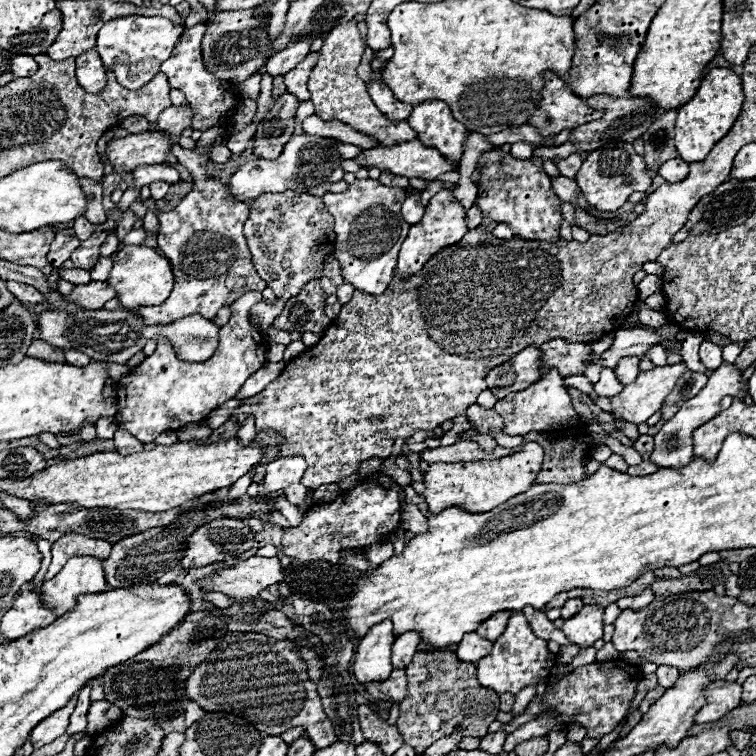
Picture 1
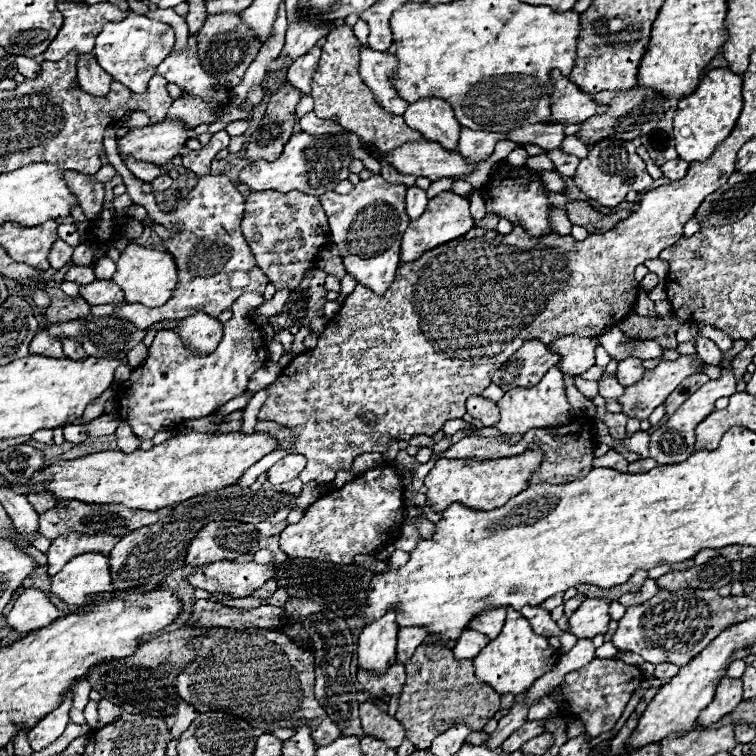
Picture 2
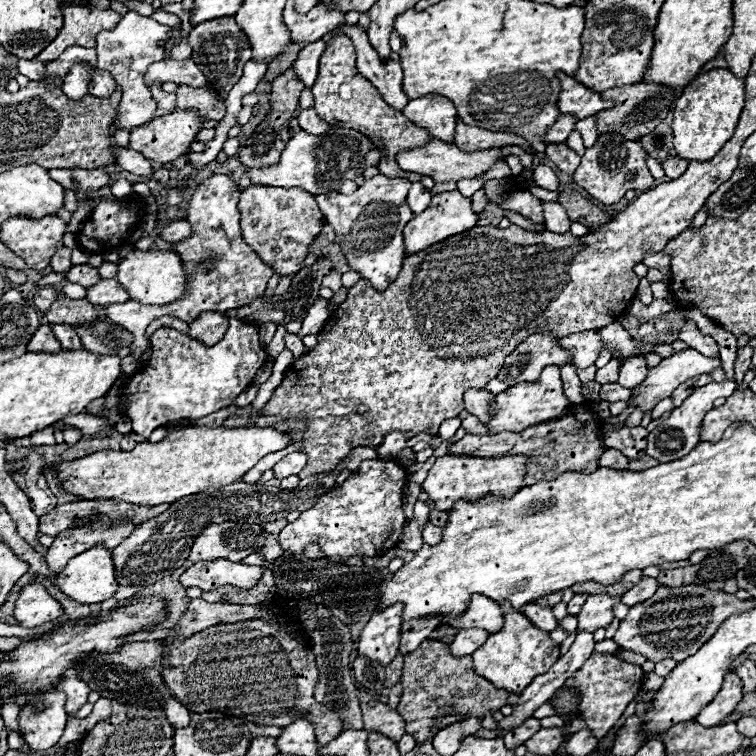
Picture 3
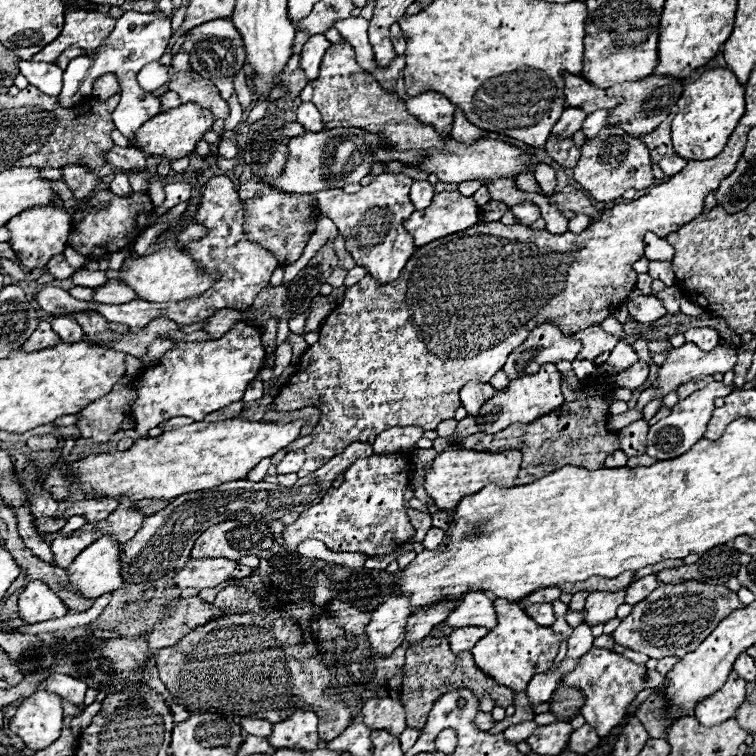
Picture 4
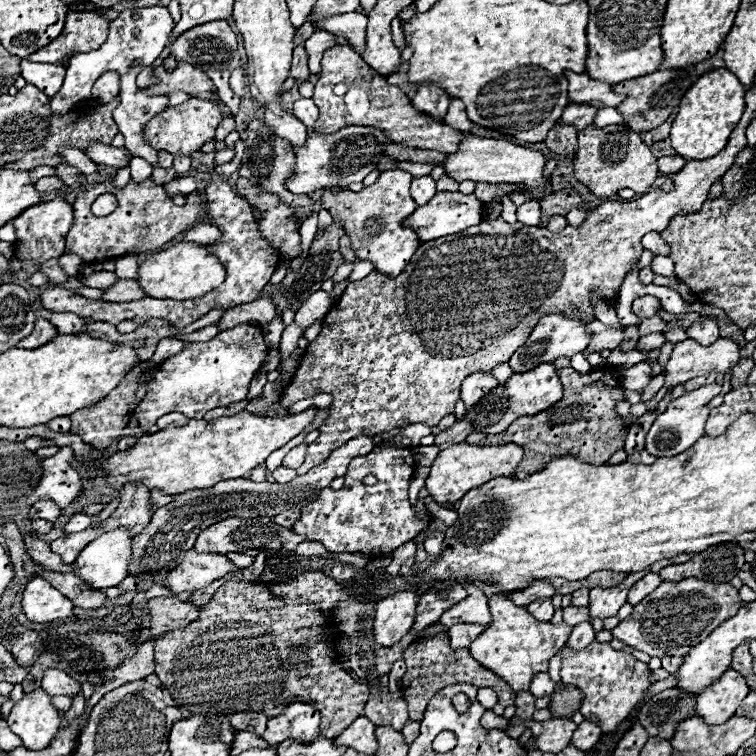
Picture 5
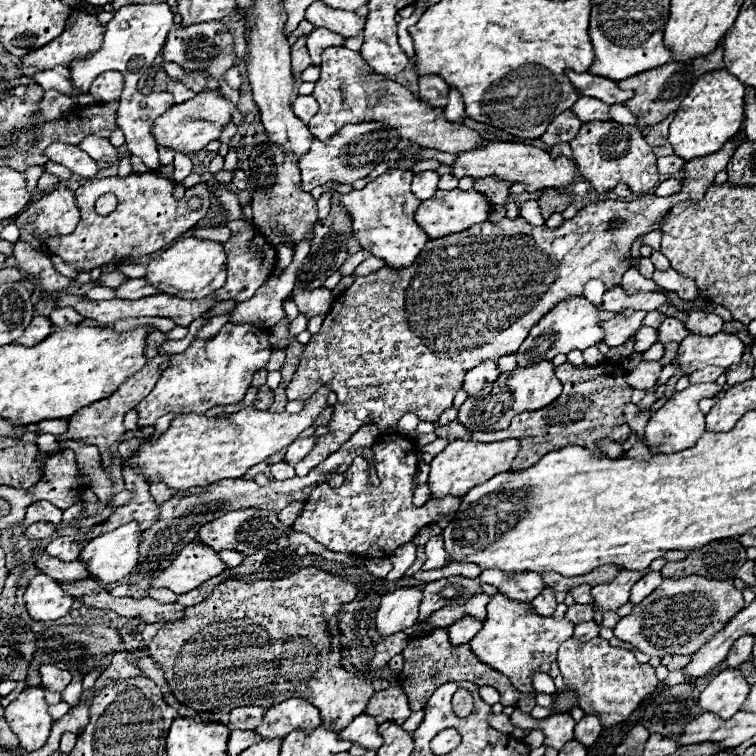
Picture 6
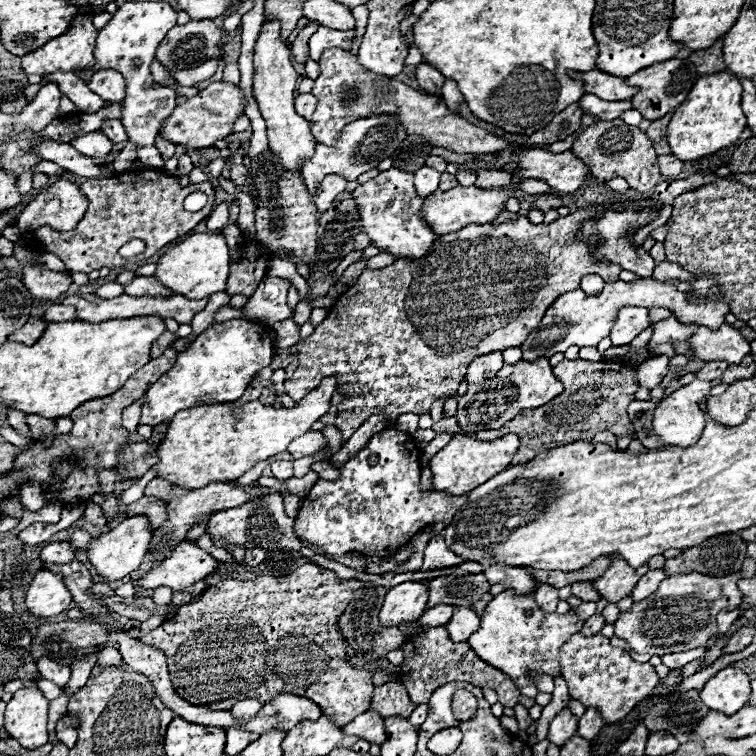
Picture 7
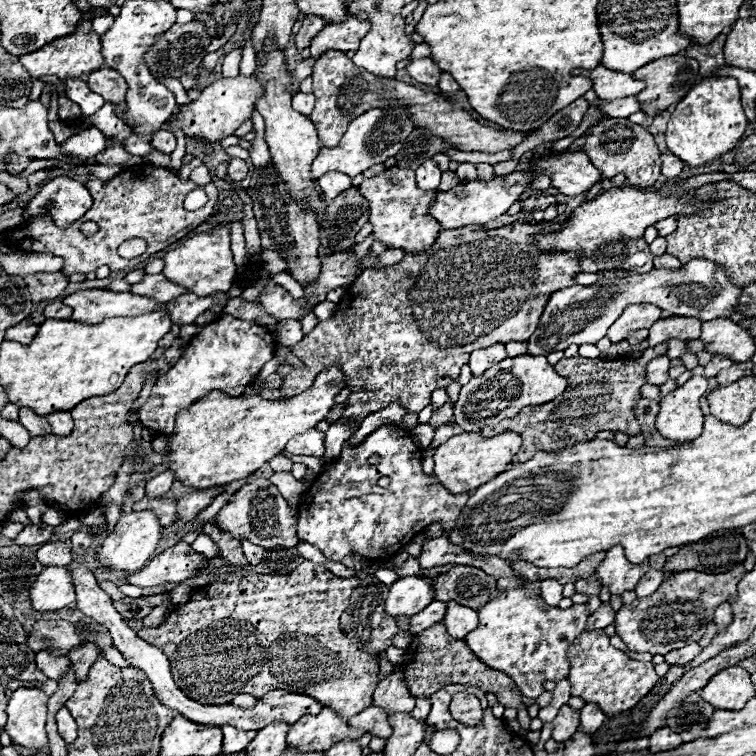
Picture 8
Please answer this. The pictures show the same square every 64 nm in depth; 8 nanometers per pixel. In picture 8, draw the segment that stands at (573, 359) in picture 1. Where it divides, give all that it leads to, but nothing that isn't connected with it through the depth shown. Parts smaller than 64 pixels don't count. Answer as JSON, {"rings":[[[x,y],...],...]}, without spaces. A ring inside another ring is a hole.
{"rings":[[[632,304],[632,306],[624,308],[622,316],[610,326],[606,336],[612,342],[626,340],[630,330],[650,328],[660,318],[660,314],[662,314],[662,310],[658,306],[654,306],[654,304]]]}

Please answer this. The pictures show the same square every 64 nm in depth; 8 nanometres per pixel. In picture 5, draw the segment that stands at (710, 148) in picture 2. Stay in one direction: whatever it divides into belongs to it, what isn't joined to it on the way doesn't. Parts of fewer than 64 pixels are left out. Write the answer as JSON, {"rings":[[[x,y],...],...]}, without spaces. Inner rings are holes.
{"rings":[[[726,68],[702,74],[684,94],[678,106],[678,114],[672,122],[670,140],[676,154],[686,160],[704,160],[724,150],[732,130],[738,126],[740,116],[744,112],[744,94],[744,84],[740,84],[738,78]]]}

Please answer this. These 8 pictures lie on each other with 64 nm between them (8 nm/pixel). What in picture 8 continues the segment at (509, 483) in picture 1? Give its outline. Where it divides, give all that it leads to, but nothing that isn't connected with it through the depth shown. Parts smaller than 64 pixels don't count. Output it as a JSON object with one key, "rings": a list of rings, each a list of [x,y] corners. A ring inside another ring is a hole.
{"rings":[[[476,432],[456,434],[436,448],[434,474],[440,480],[440,484],[446,486],[452,494],[476,490],[476,486],[482,486],[484,482],[496,478],[496,474],[508,470],[508,464],[512,456],[520,450],[520,444],[522,444],[522,438],[514,432],[502,432],[492,438],[484,438],[482,434],[476,434]]]}

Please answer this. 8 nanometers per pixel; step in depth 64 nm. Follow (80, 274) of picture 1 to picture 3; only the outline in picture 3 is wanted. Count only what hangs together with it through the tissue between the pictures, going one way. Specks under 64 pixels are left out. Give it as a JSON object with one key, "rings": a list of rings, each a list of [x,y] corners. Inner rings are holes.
{"rings":[[[82,264],[82,266],[72,266],[72,270],[68,272],[68,282],[74,282],[74,284],[80,284],[84,288],[88,286],[94,286],[96,282],[100,282],[100,274],[96,268],[90,268],[88,264]]]}

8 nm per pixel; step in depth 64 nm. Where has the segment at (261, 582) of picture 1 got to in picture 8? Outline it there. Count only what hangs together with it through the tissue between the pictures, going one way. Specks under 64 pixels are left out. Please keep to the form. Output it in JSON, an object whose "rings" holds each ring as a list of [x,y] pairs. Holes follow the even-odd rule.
{"rings":[[[178,542],[150,560],[140,572],[122,572],[122,580],[140,588],[158,586],[164,582],[182,582],[196,576],[204,568],[204,562],[204,554],[194,552],[186,542]]]}

